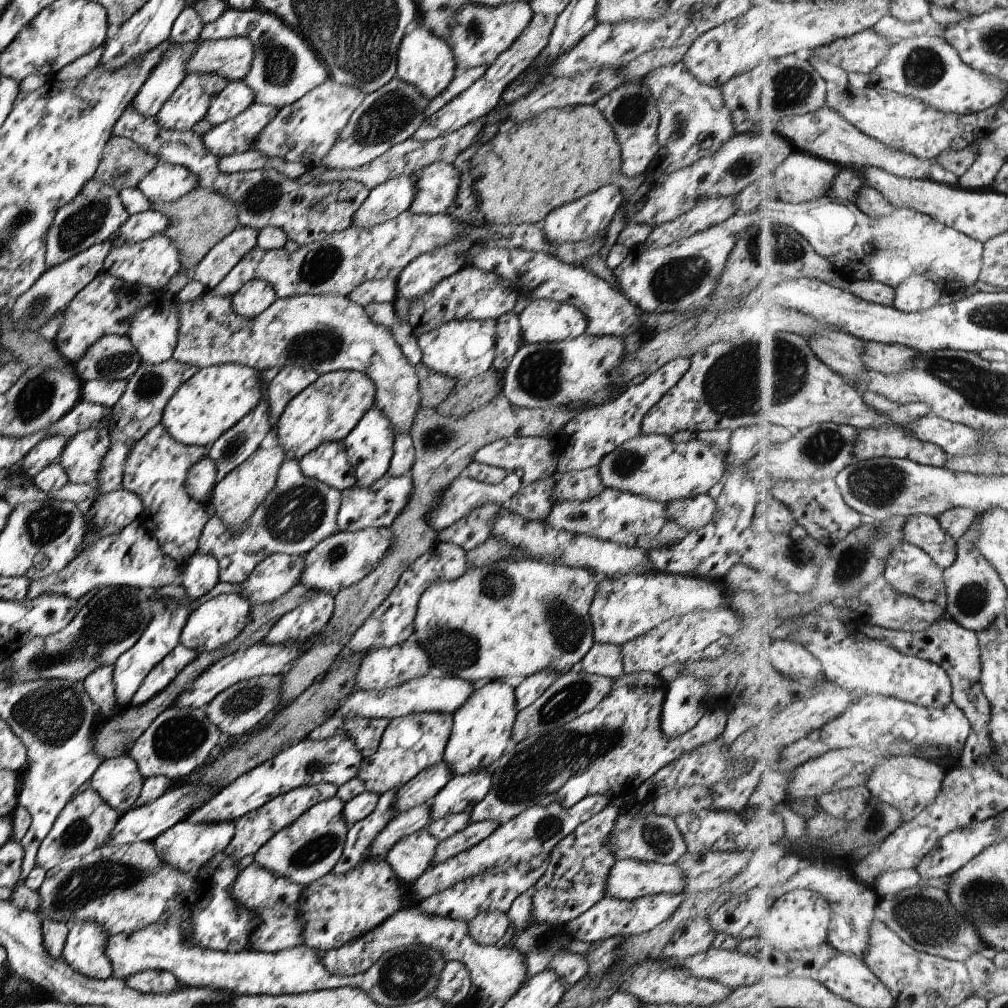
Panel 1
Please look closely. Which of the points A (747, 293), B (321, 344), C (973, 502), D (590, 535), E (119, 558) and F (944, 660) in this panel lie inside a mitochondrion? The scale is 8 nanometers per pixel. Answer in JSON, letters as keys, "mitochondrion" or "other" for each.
{"A":"other","B":"mitochondrion","C":"other","D":"other","E":"other","F":"other"}

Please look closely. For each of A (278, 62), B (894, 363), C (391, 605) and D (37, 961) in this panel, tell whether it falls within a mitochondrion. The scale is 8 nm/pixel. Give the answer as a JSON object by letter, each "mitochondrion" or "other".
{"A":"mitochondrion","B":"other","C":"other","D":"other"}

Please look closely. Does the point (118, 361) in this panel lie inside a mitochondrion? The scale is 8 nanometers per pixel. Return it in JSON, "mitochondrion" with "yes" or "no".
{"mitochondrion":"yes"}

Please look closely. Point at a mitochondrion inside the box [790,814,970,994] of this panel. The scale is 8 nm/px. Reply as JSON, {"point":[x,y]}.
{"point":[915,916]}

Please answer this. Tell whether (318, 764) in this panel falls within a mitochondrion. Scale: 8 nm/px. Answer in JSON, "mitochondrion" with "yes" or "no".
{"mitochondrion":"yes"}

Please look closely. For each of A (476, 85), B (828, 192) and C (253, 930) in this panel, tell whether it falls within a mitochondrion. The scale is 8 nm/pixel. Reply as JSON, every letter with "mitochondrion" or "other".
{"A":"other","B":"other","C":"other"}

